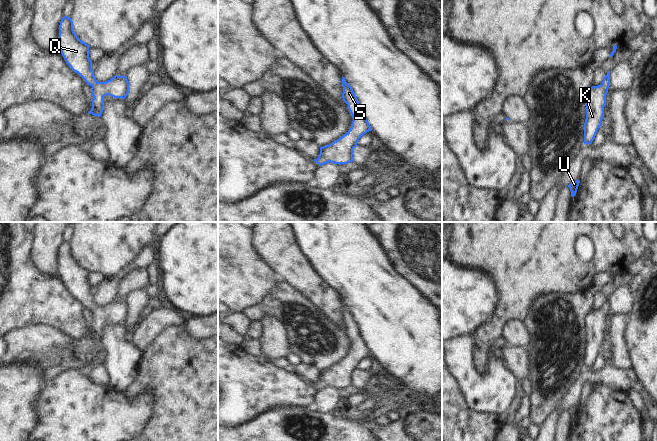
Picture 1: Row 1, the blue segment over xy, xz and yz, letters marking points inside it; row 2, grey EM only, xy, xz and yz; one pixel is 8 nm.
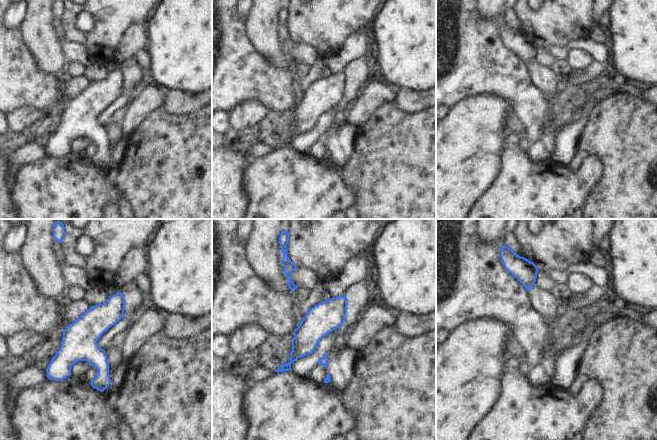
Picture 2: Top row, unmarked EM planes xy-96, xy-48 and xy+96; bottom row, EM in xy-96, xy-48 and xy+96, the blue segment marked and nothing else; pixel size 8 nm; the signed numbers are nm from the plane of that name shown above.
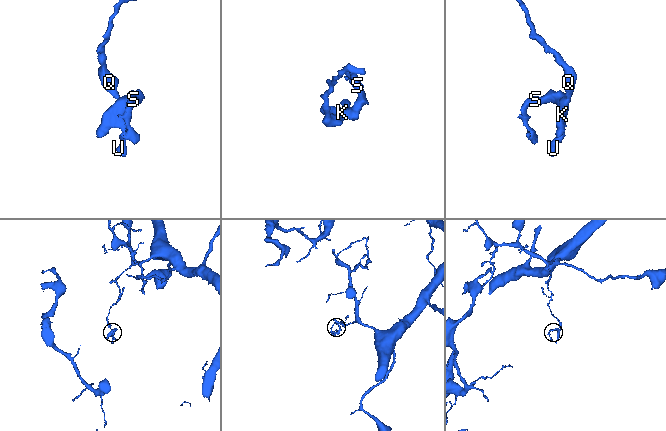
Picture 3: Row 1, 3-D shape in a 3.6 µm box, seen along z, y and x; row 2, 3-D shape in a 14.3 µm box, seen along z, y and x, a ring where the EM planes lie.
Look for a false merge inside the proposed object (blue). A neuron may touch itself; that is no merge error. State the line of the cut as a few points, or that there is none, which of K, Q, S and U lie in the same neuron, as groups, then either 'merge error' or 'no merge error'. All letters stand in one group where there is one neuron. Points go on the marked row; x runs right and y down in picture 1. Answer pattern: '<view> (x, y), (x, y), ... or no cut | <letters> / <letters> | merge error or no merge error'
no cut | K Q S U | no merge error

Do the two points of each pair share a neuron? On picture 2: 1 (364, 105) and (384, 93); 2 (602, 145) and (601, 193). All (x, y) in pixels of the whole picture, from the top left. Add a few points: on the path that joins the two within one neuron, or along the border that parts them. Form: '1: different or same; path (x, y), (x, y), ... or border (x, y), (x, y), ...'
1: same; path (369, 101), (379, 93)
2: same; path (611, 157), (611, 181)

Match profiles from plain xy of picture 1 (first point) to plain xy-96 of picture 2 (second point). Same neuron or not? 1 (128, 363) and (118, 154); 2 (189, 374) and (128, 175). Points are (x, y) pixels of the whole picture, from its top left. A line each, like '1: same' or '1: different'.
1: same
2: same

